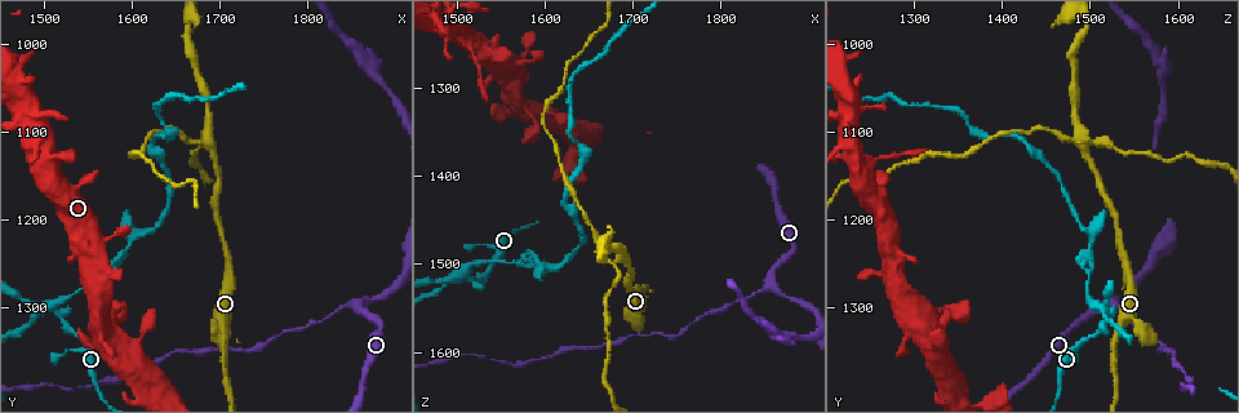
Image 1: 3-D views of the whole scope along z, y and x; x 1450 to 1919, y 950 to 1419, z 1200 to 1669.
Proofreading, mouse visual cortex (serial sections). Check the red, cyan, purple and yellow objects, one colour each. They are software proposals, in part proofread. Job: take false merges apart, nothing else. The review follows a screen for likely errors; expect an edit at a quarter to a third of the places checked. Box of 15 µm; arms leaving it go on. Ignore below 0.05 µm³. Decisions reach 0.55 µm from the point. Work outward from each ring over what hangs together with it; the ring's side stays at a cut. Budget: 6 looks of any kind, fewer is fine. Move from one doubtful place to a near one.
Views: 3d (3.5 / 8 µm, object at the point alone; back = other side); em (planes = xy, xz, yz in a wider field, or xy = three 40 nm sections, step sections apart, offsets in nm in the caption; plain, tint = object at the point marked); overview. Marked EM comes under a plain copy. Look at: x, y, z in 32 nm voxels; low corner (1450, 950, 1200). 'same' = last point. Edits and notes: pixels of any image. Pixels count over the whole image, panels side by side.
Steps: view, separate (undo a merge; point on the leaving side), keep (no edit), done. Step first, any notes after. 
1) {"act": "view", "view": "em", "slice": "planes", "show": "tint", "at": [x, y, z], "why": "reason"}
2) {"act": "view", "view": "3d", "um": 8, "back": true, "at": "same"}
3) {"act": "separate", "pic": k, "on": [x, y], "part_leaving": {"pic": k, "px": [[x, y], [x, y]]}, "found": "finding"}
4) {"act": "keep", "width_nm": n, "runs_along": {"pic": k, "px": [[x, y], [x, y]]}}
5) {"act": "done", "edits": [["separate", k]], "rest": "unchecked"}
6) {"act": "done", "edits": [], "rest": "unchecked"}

{"act": "view", "view": "3d", "um": 8, "at": [1510, 1305, 1510], "why": "sharp bend"}

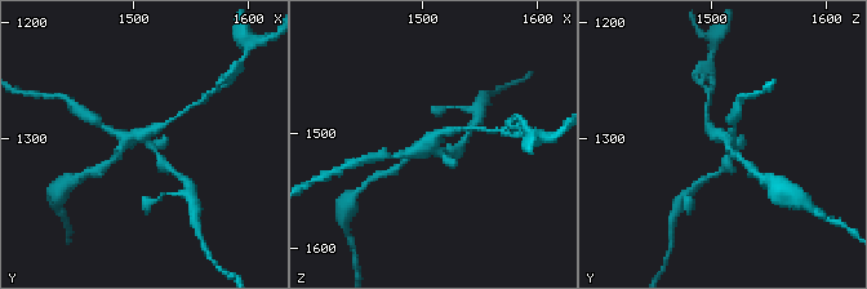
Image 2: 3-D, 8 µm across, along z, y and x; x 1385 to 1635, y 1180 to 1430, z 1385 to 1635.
{"act": "view", "view": "3d", "um": 3.5, "at": [1510, 1302, 1512]}

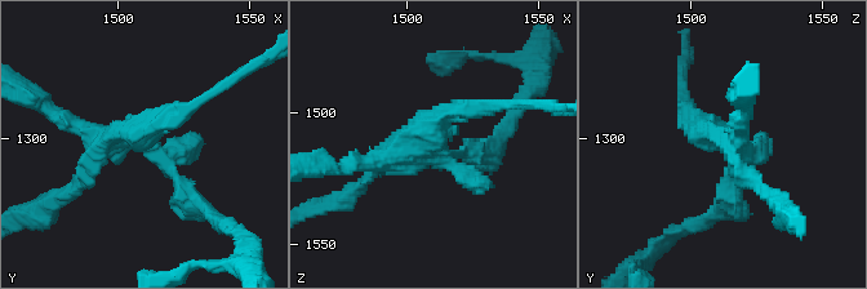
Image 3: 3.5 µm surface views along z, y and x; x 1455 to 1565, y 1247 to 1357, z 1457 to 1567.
{"act": "view", "view": "em", "slice": "xy", "step": 2, "show": "tint", "at": [1511, 1300, 1512], "why": "need the tissue"}

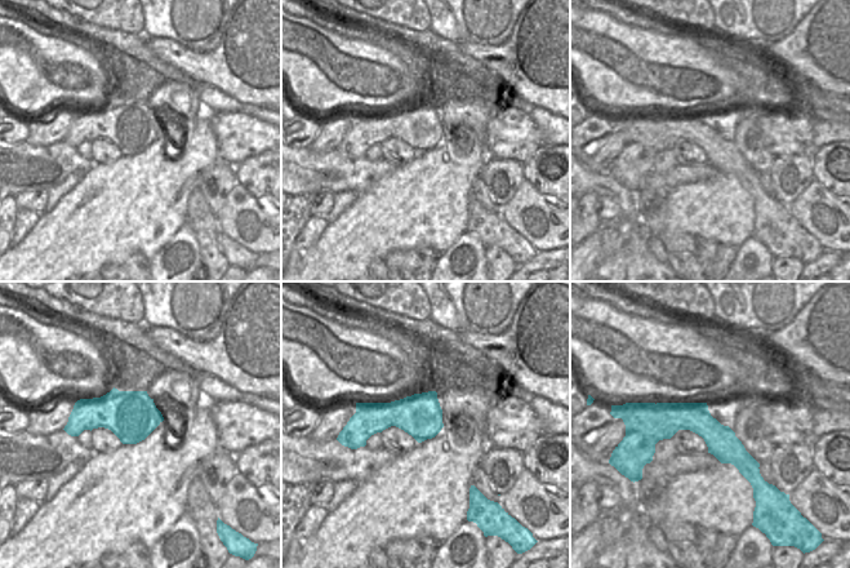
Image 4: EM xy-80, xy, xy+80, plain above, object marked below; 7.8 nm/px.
{"act": "separate", "pic": 3, "on": [173, 120], "found": "two cells meet here"}

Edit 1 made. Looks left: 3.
{"act": "view", "view": "3d", "um": 3.5, "back": true, "at": [1685, 1105, 1495], "why": "narrows sharply"}

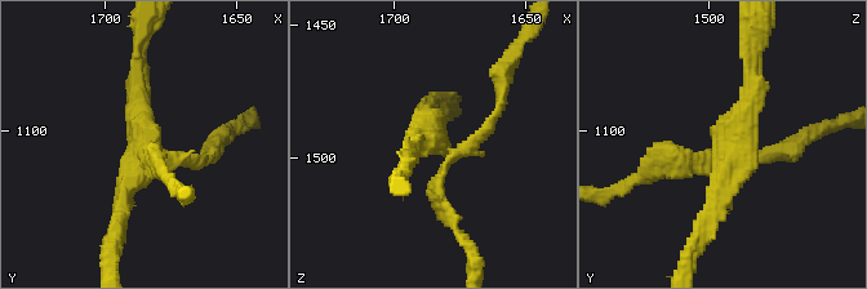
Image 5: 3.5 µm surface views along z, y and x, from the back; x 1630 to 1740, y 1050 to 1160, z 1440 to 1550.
{"act": "separate", "pic": 5, "on": [675, 165], "arm_widths_nm": [150, 200, 200, 250], "found": "a second cell is stuck on"}

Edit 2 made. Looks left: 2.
{"act": "done", "edits": [["separate", 3], ["separate", 5]], "rest": "unchecked"}

